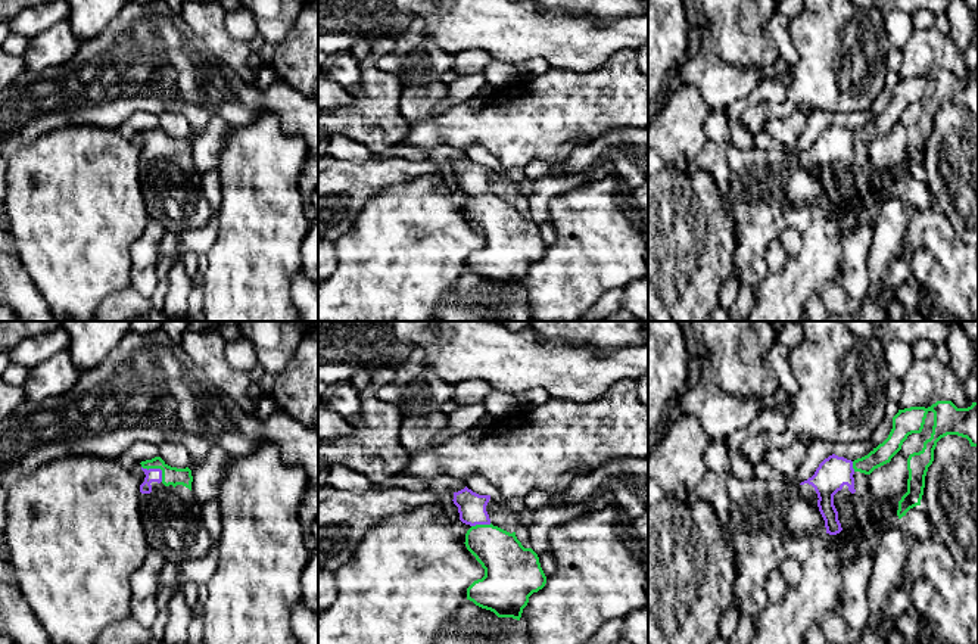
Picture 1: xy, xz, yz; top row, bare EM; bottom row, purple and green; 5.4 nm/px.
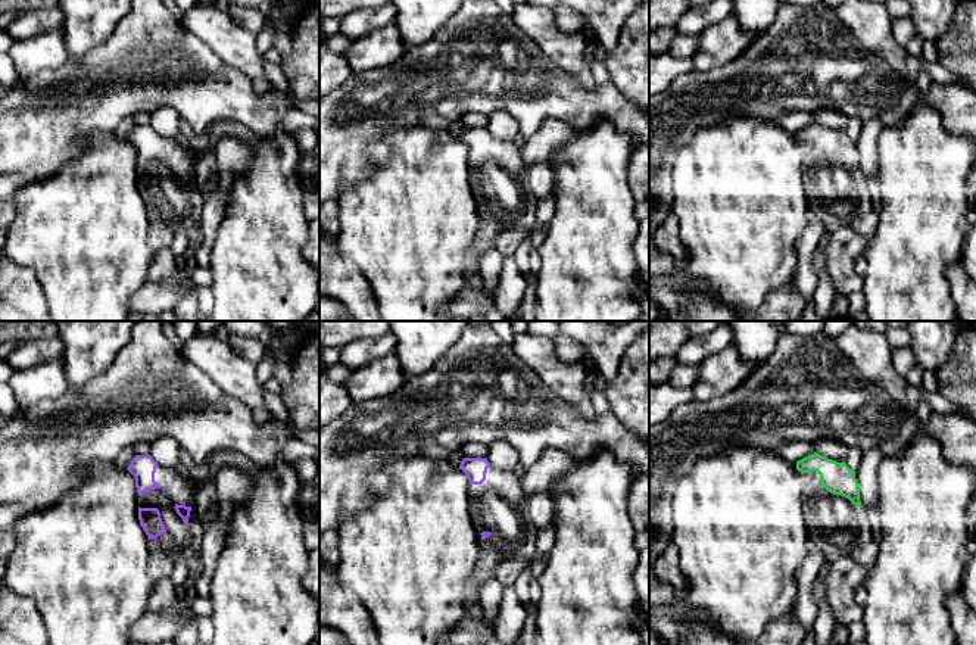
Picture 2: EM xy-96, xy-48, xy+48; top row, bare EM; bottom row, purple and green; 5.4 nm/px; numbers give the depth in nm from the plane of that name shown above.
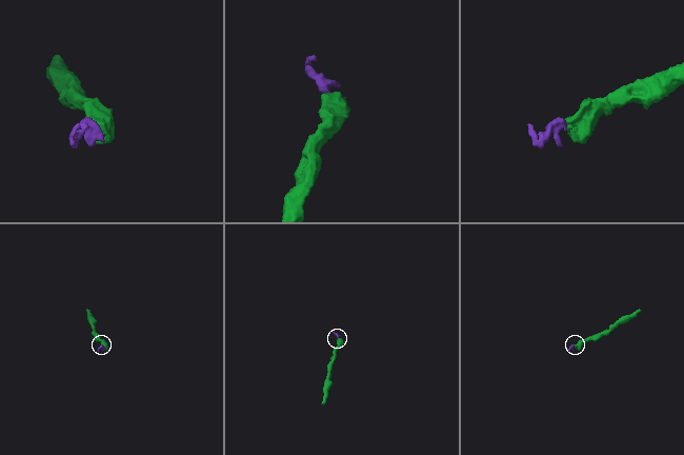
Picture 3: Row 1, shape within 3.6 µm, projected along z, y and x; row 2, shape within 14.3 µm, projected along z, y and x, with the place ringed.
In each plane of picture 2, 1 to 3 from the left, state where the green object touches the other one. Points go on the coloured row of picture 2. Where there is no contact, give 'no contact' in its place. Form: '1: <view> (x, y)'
1: no contact
2: no contact
3: no contact

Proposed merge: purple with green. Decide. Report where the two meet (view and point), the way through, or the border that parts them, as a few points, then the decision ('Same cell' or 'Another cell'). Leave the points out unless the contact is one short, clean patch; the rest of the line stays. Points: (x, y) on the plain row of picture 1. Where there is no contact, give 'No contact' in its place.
Touches purple at xy (156, 139). Path across: xy (152, 145), (156, 139), (174, 146). Same cell

